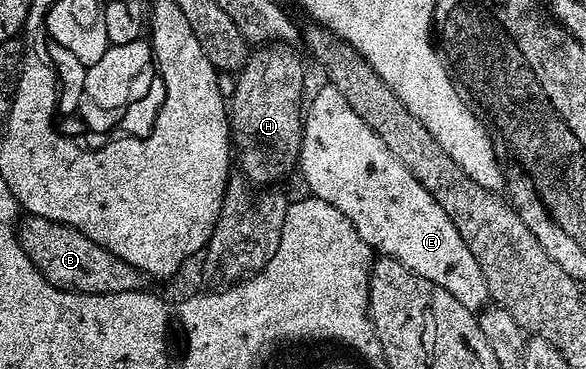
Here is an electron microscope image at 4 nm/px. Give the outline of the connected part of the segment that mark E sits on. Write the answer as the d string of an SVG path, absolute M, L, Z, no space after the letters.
M323 83L316 91L315 98L312 101L310 98L306 106L303 146L297 169L300 174L303 172L303 181L311 188L308 189L310 196L320 197L325 203L337 207L337 211L341 211L341 215L353 223L357 235L361 235L361 239L365 239L372 250L384 257L397 259L407 269L429 279L437 287L445 287L445 291L449 291L449 295L456 297L467 309L479 311L488 304L485 275L481 275L481 267L473 251L469 251L449 215L445 215L431 192L395 158L385 143L381 143L379 136L366 125L361 115L350 109L344 95L330 83Z

